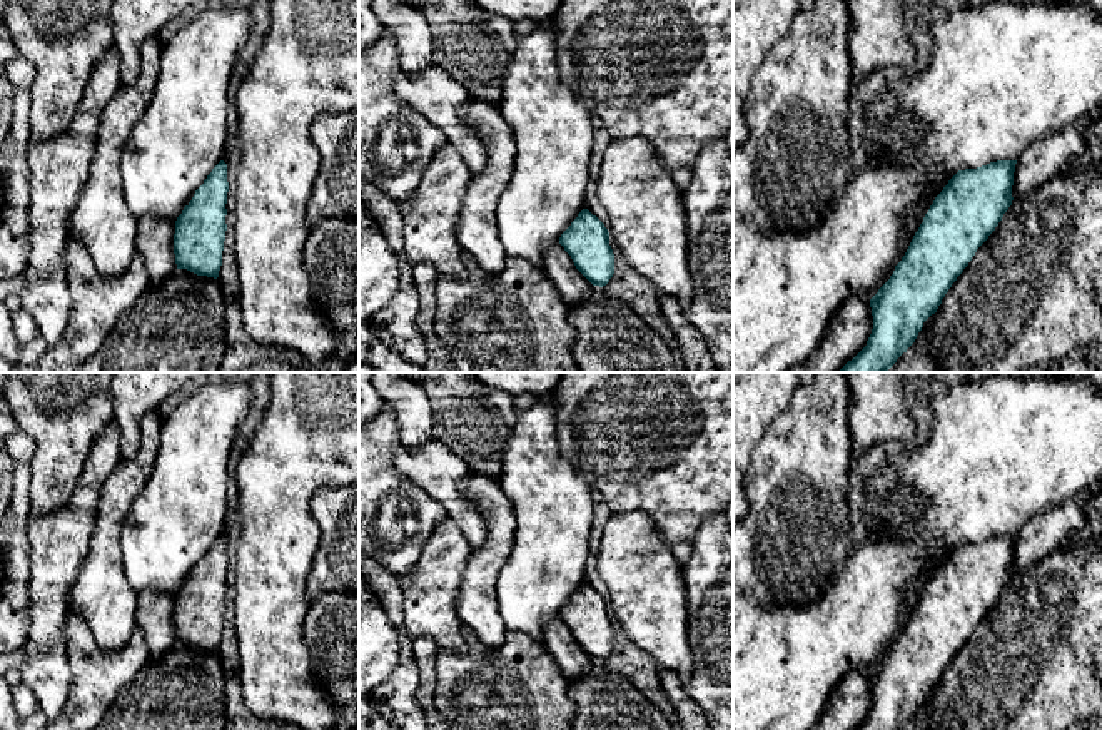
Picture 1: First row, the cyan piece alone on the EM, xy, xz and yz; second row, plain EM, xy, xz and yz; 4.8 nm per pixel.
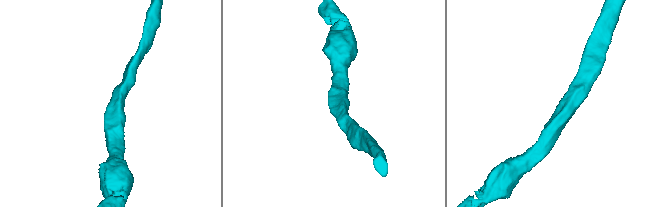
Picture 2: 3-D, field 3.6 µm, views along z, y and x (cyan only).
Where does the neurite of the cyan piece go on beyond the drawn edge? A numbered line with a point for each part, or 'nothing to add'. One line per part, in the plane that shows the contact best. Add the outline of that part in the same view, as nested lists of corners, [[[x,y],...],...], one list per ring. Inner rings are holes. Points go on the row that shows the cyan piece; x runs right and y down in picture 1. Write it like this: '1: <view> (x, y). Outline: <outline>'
nothing to add

